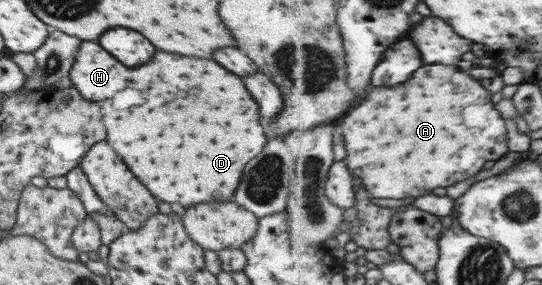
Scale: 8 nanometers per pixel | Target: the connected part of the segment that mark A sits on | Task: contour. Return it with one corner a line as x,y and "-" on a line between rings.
426,65
412,81
408,81
408,85
374,89
372,97
368,97
360,109
354,108
350,117
345,116
338,124
350,151
350,157
346,158
348,167
352,174
364,179
372,193
371,198
422,197
438,187
452,187
478,175
488,161
497,162
511,152
509,123
496,109
492,93
454,65

